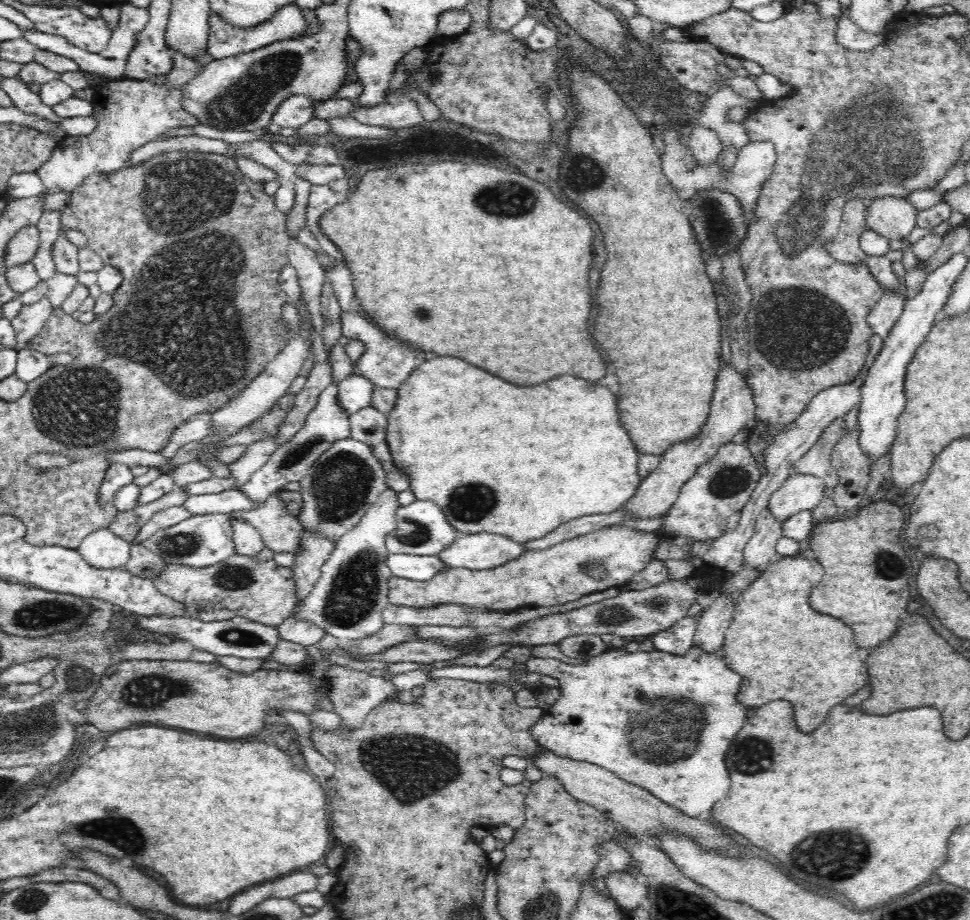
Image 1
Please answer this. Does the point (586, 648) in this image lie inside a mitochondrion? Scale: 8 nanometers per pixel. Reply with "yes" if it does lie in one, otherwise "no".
yes

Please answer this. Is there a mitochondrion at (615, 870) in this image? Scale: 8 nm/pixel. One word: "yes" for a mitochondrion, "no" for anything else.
no

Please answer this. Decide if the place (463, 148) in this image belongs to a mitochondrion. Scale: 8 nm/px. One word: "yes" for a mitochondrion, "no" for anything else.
no

